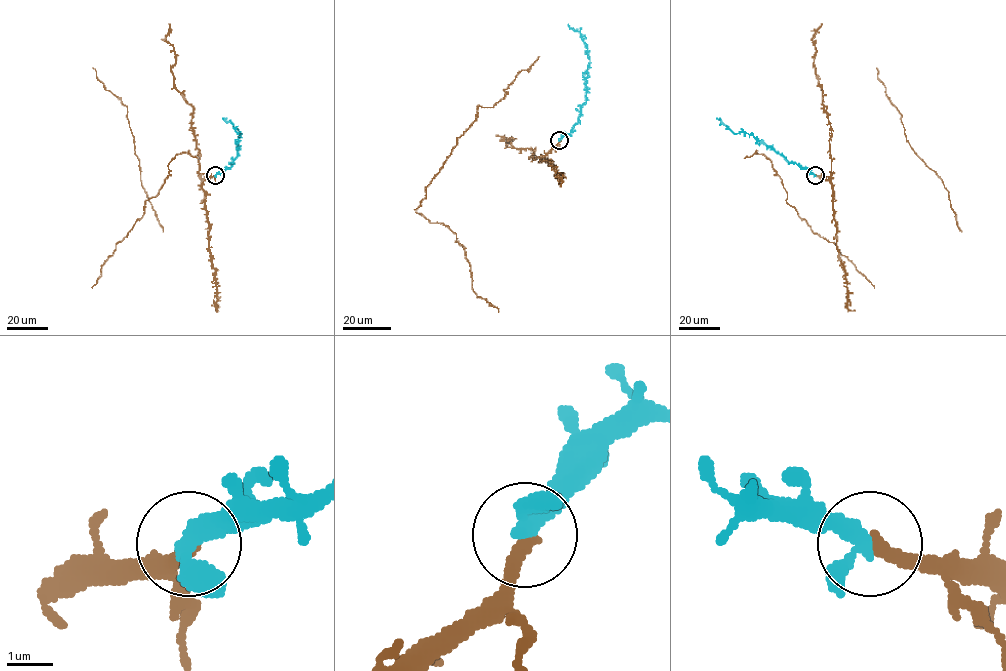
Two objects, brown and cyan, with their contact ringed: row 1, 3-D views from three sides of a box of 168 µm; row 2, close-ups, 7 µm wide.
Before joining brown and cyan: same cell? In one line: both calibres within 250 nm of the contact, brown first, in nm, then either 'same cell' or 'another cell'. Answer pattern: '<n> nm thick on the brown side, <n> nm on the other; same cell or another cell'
320 nm thick on the brown side, 360 nm on the other; same cell

